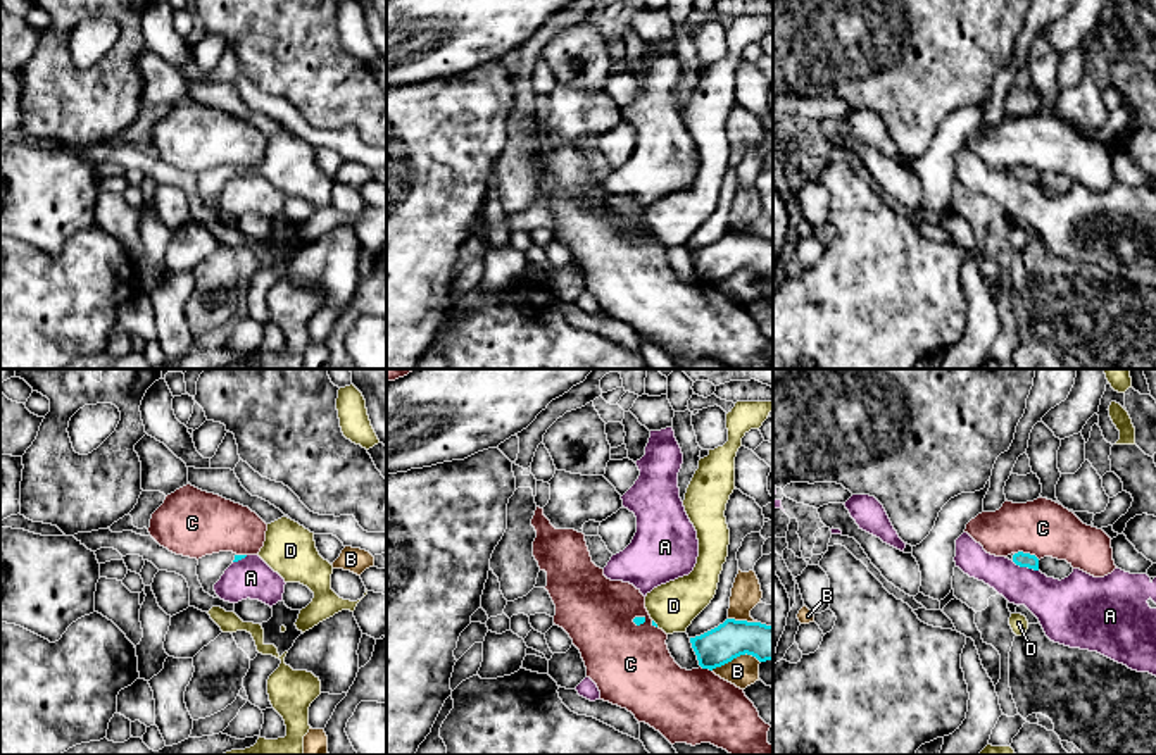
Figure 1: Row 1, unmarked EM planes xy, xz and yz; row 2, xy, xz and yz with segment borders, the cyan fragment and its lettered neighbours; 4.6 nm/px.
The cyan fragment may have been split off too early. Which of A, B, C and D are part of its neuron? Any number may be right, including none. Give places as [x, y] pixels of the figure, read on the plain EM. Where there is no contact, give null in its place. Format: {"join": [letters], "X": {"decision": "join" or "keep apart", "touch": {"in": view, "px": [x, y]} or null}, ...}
{"join": [], "A": {"decision": "keep apart", "touch": {"in": "yz", "px": [1025, 180]}}, "B": {"decision": "keep apart", "touch": {"in": "xz", "px": [735, 271]}}, "C": {"decision": "keep apart", "touch": {"in": "yz", "px": [1027, 168]}}, "D": {"decision": "keep apart", "touch": {"in": "xz", "px": [654, 237]}}}

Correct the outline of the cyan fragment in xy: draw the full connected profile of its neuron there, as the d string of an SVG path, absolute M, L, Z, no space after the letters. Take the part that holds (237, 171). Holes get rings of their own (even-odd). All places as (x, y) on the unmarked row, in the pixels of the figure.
M219 165L212 169L205 169L198 172L197 190L205 207L214 212L219 212L214 205L214 198L221 193L224 184L233 178L247 169L236 169L233 165Z

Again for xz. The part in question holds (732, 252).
M726 233L718 241L690 252L702 283L721 281L740 269L752 269L759 276L773 274L773 240Z

